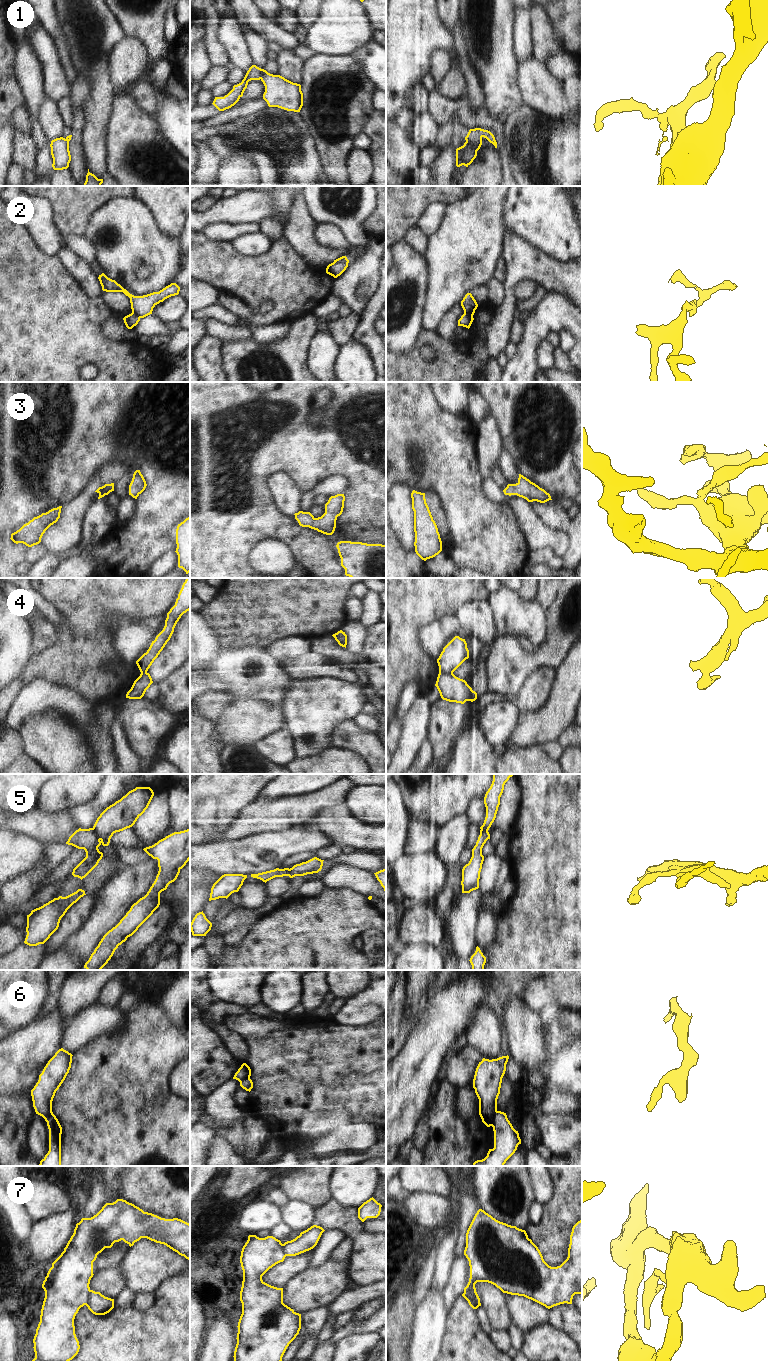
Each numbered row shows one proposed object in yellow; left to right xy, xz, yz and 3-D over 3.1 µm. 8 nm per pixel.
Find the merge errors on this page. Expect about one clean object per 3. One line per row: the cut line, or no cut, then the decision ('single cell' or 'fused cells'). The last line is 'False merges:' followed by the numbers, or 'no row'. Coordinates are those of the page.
1: cut in yz along (466, 140), (476, 151); fused cells
2: cut in yz along (464, 312), (472, 316); fused cells
3: no cut; single cell
4: cut in yz along (439, 672), (452, 673); fused cells
5: cut in xy along (92, 828), (100, 839); fused cells
6: cut in yz along (497, 1111), (494, 1122), (491, 1125); fused cells
7: cut in yz along (464, 1291), (469, 1291), (472, 1294), (478, 1306); fused cells
False merges: 1, 2, 4, 5, 6, 7

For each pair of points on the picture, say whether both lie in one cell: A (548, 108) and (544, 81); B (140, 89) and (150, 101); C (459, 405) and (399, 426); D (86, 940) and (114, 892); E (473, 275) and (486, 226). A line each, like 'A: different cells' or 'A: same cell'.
A: same cell
B: same cell
C: different cells
D: same cell
E: same cell

